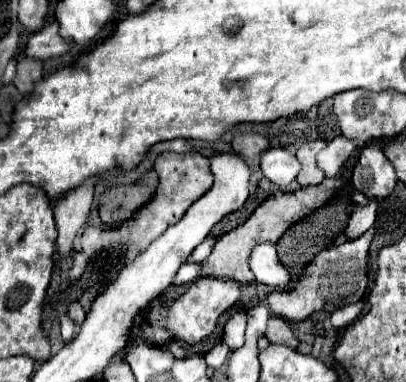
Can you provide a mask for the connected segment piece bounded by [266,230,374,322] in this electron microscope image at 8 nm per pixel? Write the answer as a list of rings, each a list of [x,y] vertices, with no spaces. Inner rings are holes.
[[[374,230],[364,232],[360,238],[346,240],[342,244],[328,246],[322,250],[304,270],[300,276],[298,284],[292,290],[274,290],[268,294],[268,306],[272,308],[274,314],[286,318],[286,320],[306,320],[314,312],[326,312],[332,314],[334,310],[340,310],[348,304],[356,304],[368,286],[368,276],[366,276],[366,258],[368,258],[368,248],[372,242]]]

